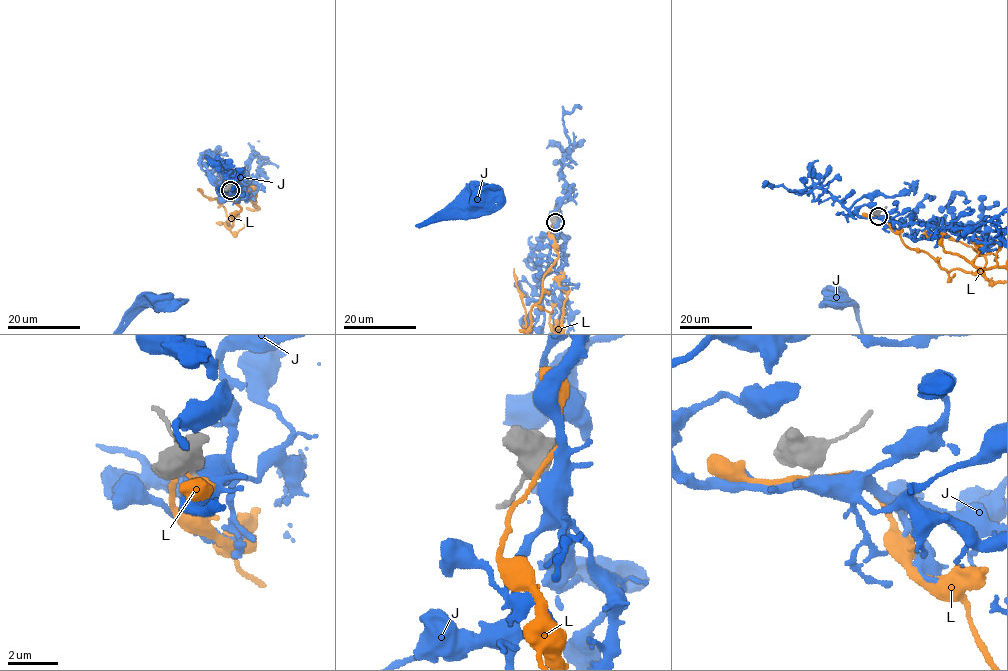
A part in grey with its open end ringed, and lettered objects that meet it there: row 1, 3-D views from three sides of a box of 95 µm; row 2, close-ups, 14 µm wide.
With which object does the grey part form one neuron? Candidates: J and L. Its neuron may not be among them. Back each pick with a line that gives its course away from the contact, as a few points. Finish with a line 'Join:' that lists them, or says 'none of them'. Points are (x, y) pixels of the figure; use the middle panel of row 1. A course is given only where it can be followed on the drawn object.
Join: J

